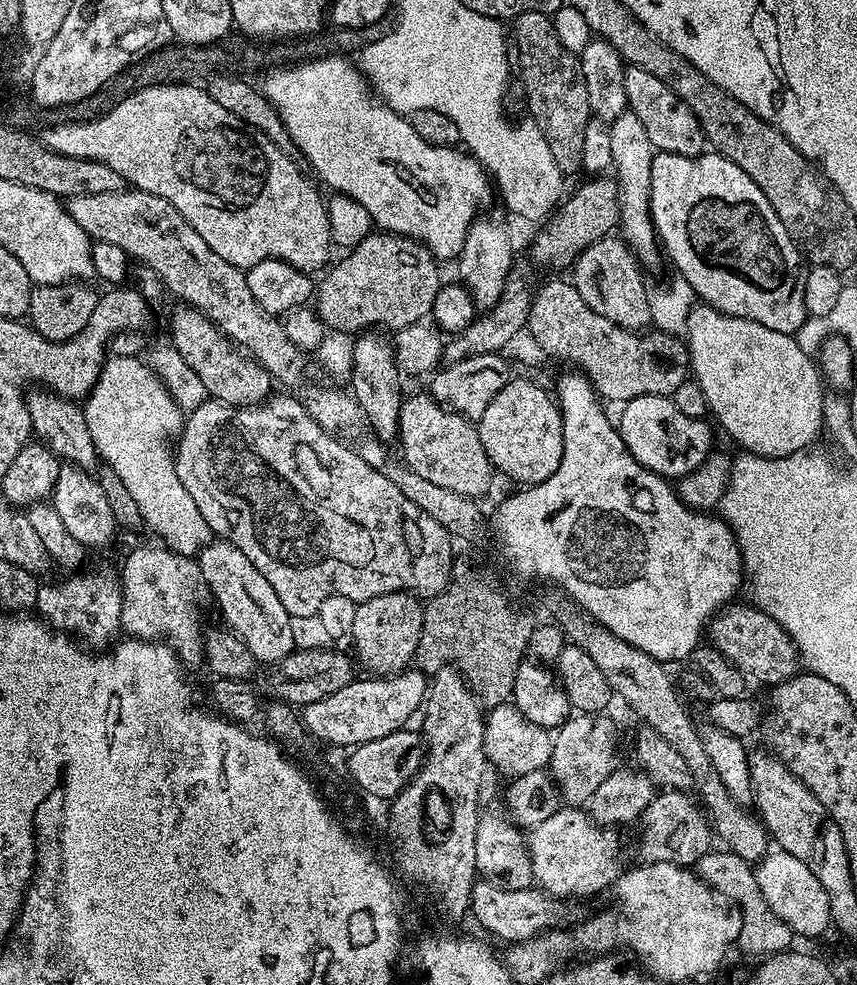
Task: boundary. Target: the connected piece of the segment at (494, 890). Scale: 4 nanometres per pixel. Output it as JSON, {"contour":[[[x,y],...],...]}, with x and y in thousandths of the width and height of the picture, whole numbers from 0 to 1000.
{"contour":[[[557,892],[551,898],[548,930],[552,930],[567,945],[583,954],[593,954],[594,959],[606,958],[643,944],[658,944],[666,934],[680,936],[686,933],[688,923],[685,917],[669,916],[663,912],[641,910],[629,901],[620,899],[607,904],[590,904],[586,899],[573,898],[565,892]]]}

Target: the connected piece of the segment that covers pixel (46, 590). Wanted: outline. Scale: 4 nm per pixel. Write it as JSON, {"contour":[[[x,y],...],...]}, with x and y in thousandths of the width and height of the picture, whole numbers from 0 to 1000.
{"contour":[[[98,580],[76,584],[79,586],[68,590],[67,593],[48,592],[40,617],[46,628],[57,638],[64,638],[67,642],[76,643],[81,647],[92,648],[99,655],[117,660],[130,655],[131,645],[141,641],[140,624],[144,609],[141,590],[126,581]]]}

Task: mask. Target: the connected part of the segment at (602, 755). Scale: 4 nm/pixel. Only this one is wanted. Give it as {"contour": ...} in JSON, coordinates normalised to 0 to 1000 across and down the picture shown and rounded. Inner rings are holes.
{"contour":[[[667,725],[648,740],[642,787],[653,801],[653,811],[663,818],[685,817],[686,811],[721,779],[719,735],[709,725]]]}

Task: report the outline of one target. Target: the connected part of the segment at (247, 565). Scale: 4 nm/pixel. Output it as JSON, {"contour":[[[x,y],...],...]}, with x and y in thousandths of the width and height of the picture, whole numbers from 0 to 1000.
{"contour":[[[260,546],[244,547],[231,561],[235,585],[240,591],[246,608],[257,616],[261,624],[260,632],[274,642],[278,649],[296,664],[296,668],[308,676],[316,676],[323,670],[334,668],[348,654],[348,647],[340,643],[334,615],[324,611],[320,595],[301,583],[301,575]]]}

